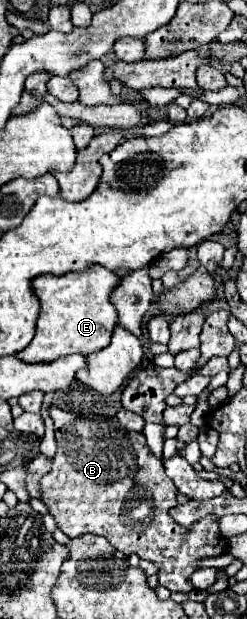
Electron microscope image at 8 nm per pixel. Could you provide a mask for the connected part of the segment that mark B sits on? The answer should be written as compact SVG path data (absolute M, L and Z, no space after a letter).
M55 405L49 407L49 415L55 421L57 453L53 457L53 469L41 479L43 487L41 499L47 503L59 529L71 539L85 533L103 535L117 551L125 555L137 553L141 559L155 561L159 565L159 585L167 587L169 591L183 591L183 593L191 591L193 585L189 577L201 567L198 561L222 554L221 533L217 525L219 517L213 514L204 517L192 529L179 527L179 524L169 517L169 509L177 505L177 489L175 483L167 479L161 459L151 455L143 439L143 433L127 431L125 427L119 425L115 417L81 419L75 413L63 411Z

